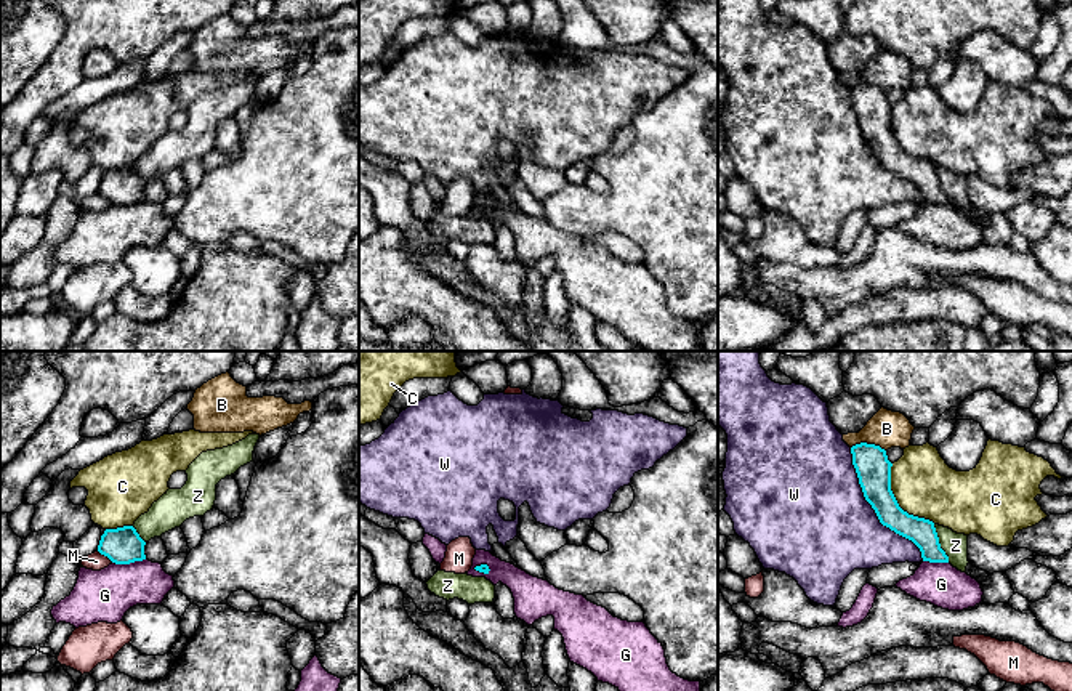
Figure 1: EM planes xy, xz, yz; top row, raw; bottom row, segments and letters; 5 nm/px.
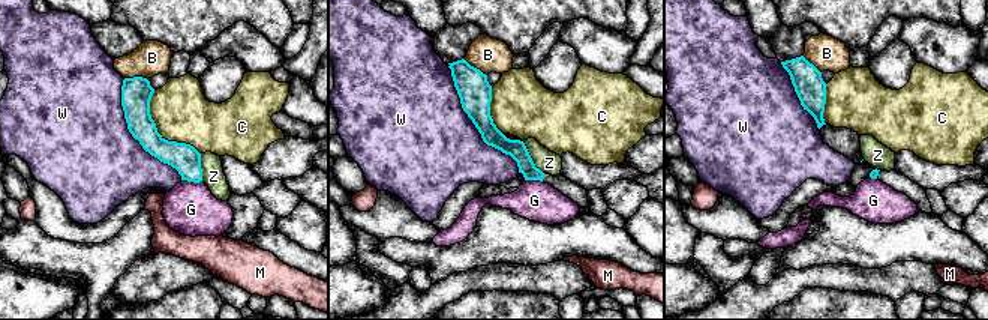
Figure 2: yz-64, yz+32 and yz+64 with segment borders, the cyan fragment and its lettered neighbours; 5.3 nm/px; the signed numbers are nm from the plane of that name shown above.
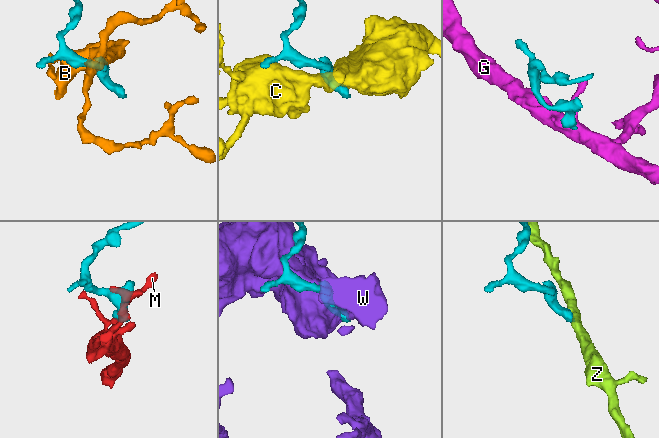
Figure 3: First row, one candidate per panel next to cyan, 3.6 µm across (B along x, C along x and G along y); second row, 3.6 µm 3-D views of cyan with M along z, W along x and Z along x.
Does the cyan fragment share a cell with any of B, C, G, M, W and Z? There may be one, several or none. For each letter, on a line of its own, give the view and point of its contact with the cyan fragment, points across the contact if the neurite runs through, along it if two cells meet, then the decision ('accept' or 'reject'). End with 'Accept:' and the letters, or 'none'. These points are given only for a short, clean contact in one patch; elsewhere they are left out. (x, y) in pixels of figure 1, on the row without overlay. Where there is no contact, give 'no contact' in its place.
B: meets cyan in yz at (869, 85); reject
C: meets cyan in yz at (896, 143); reject
G: meets cyan in xy at (128, 204); border along xy (145, 199), (112, 204); reject
M: meets cyan in xy at (106, 196); border along xy (98, 191), (112, 202); reject
W: meets cyan in yz at (874, 149); reject
Z: meets cyan in yz at (939, 185); border along yz (933, 165), (939, 188), (949, 202); reject
Accept: none

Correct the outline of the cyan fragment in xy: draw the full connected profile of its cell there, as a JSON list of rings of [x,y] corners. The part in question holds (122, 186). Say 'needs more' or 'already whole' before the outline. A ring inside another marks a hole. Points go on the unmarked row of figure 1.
already whole | [[[133,167],[106,170],[101,176],[98,192],[115,205],[130,205],[146,200],[146,183],[139,178]]]

